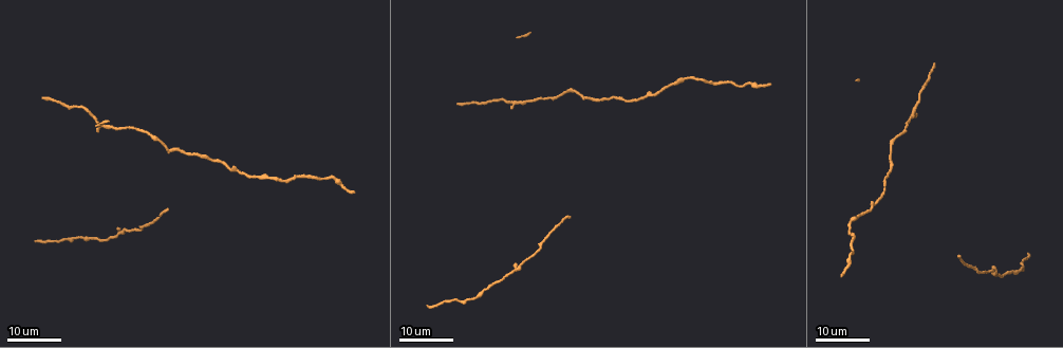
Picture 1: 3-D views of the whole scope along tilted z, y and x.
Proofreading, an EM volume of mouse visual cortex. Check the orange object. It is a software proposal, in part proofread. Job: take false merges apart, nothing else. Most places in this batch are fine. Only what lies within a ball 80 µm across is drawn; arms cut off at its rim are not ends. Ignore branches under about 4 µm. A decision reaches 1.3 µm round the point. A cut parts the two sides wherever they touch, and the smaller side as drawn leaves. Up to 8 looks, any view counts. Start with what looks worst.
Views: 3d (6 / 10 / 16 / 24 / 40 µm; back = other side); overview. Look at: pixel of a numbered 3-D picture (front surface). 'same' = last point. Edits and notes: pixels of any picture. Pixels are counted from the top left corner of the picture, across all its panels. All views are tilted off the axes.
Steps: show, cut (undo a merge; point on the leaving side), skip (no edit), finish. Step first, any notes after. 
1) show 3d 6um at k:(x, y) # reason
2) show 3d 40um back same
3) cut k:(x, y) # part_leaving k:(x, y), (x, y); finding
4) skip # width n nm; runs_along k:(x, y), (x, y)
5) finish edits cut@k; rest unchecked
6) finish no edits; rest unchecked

show 3d 16um at 1:(517, 268) # side arm on a straight run

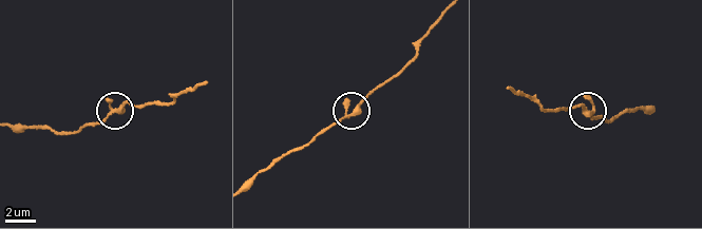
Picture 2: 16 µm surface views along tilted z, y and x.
show 3d 6um at 2:(347, 114)

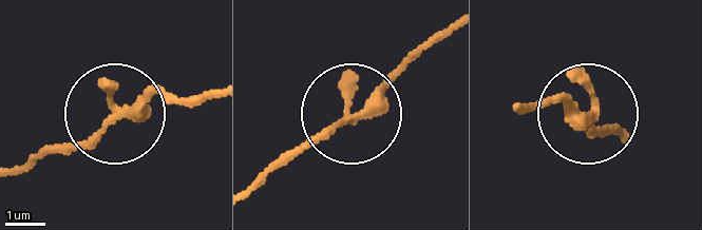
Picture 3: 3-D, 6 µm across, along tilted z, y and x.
skip # arms 3; continuous, no second cell

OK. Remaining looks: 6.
show 3d 24um at 1:(466, 298) # side arm on a straight run

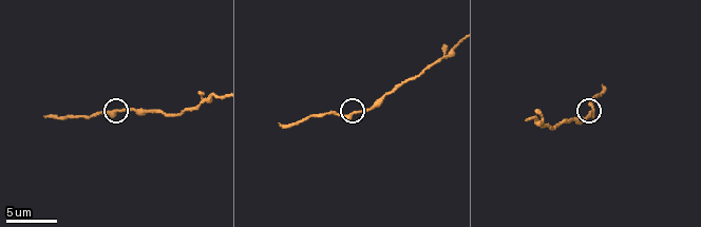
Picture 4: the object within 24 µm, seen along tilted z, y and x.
show 3d 10um at 4:(356, 113)

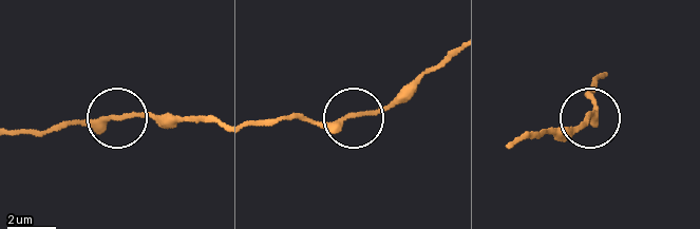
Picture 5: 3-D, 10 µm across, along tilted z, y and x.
skip # runs_along 5:(449, 52), (380, 108), (332, 122), (290, 119); all the same cell

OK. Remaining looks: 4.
show 3d 24um at 1:(583, 98)

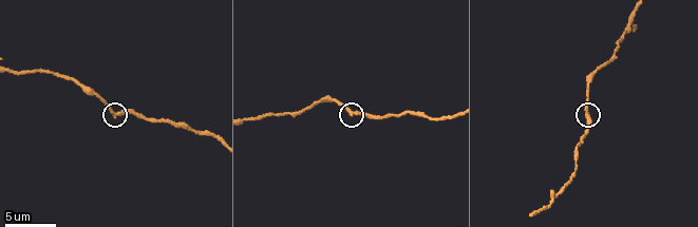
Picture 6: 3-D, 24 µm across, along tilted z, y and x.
show 3d 6um at 6:(350, 113)

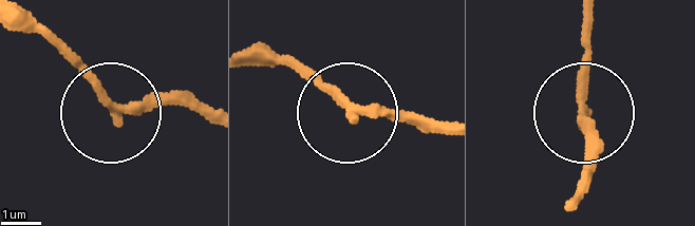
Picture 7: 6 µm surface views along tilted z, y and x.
skip # runs_along 7:(353, 124), (354, 106), (445, 118); continuous, no second cell

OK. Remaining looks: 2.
show 3d 10um at 6:(321, 102) # sudden change in width

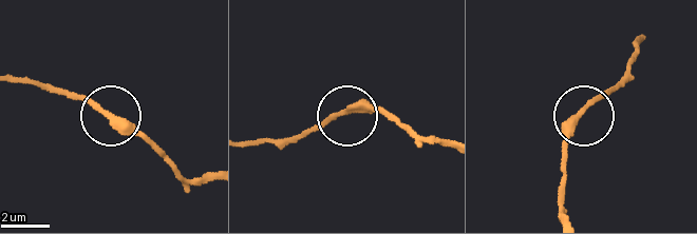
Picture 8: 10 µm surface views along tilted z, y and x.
skip # runs_along 8:(419, 148), (409, 132), (363, 111), (327, 117), (282, 147); all the same cell

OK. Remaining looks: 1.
finish no edits; rest unchecked

